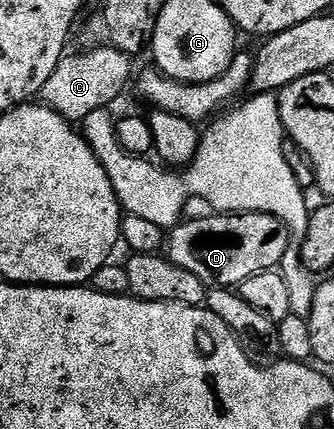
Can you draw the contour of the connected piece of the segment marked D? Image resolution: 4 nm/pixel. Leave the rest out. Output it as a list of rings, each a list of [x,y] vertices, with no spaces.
[[[261,212],[208,214],[201,220],[188,220],[176,225],[166,236],[166,258],[182,270],[190,270],[194,278],[211,290],[239,289],[246,278],[259,272],[271,272],[284,264],[284,256],[293,247],[294,237],[284,221]]]

